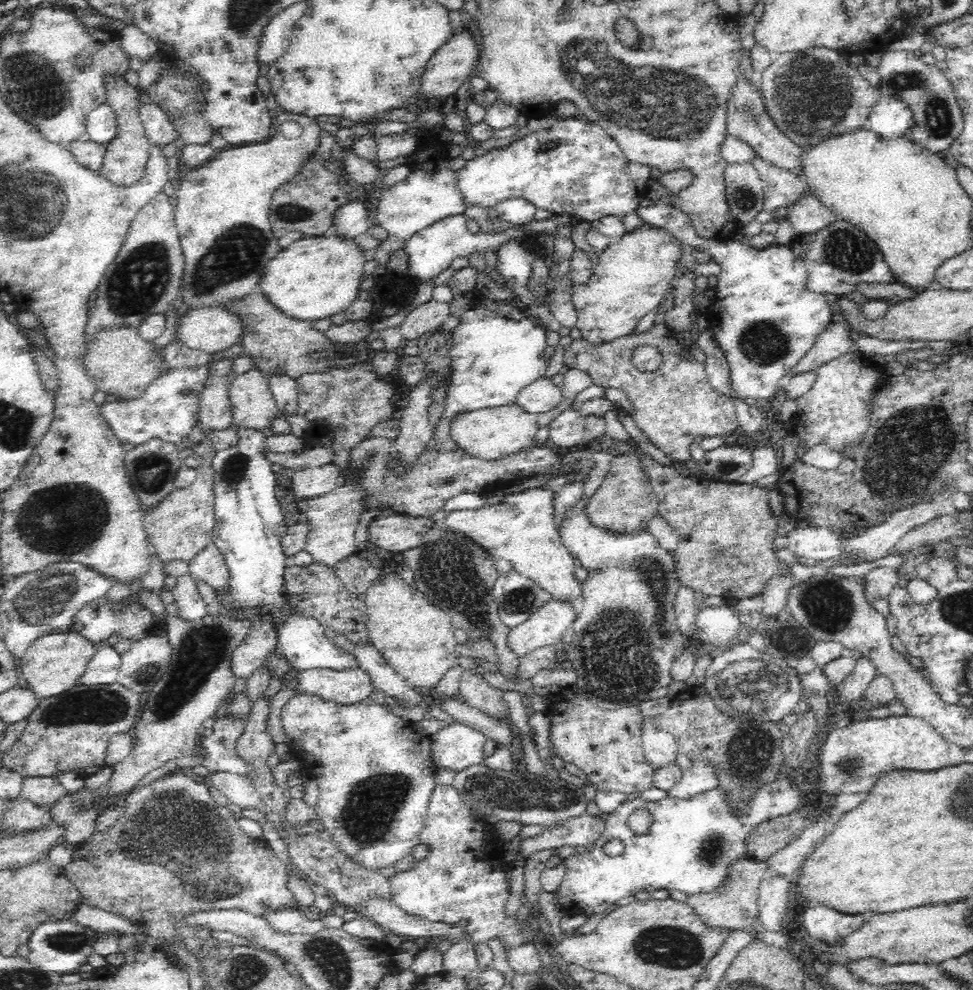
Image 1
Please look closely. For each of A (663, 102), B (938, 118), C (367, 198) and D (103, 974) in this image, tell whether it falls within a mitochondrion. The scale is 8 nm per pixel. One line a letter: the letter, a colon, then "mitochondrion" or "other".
A: mitochondrion
B: mitochondrion
C: other
D: other

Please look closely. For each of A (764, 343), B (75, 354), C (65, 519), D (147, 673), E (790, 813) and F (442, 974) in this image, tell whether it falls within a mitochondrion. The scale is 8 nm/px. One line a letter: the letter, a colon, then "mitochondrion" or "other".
A: mitochondrion
B: other
C: mitochondrion
D: mitochondrion
E: other
F: other

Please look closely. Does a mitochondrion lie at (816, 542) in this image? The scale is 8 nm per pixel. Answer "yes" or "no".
no

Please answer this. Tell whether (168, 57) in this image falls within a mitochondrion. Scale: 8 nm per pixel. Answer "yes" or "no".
no

